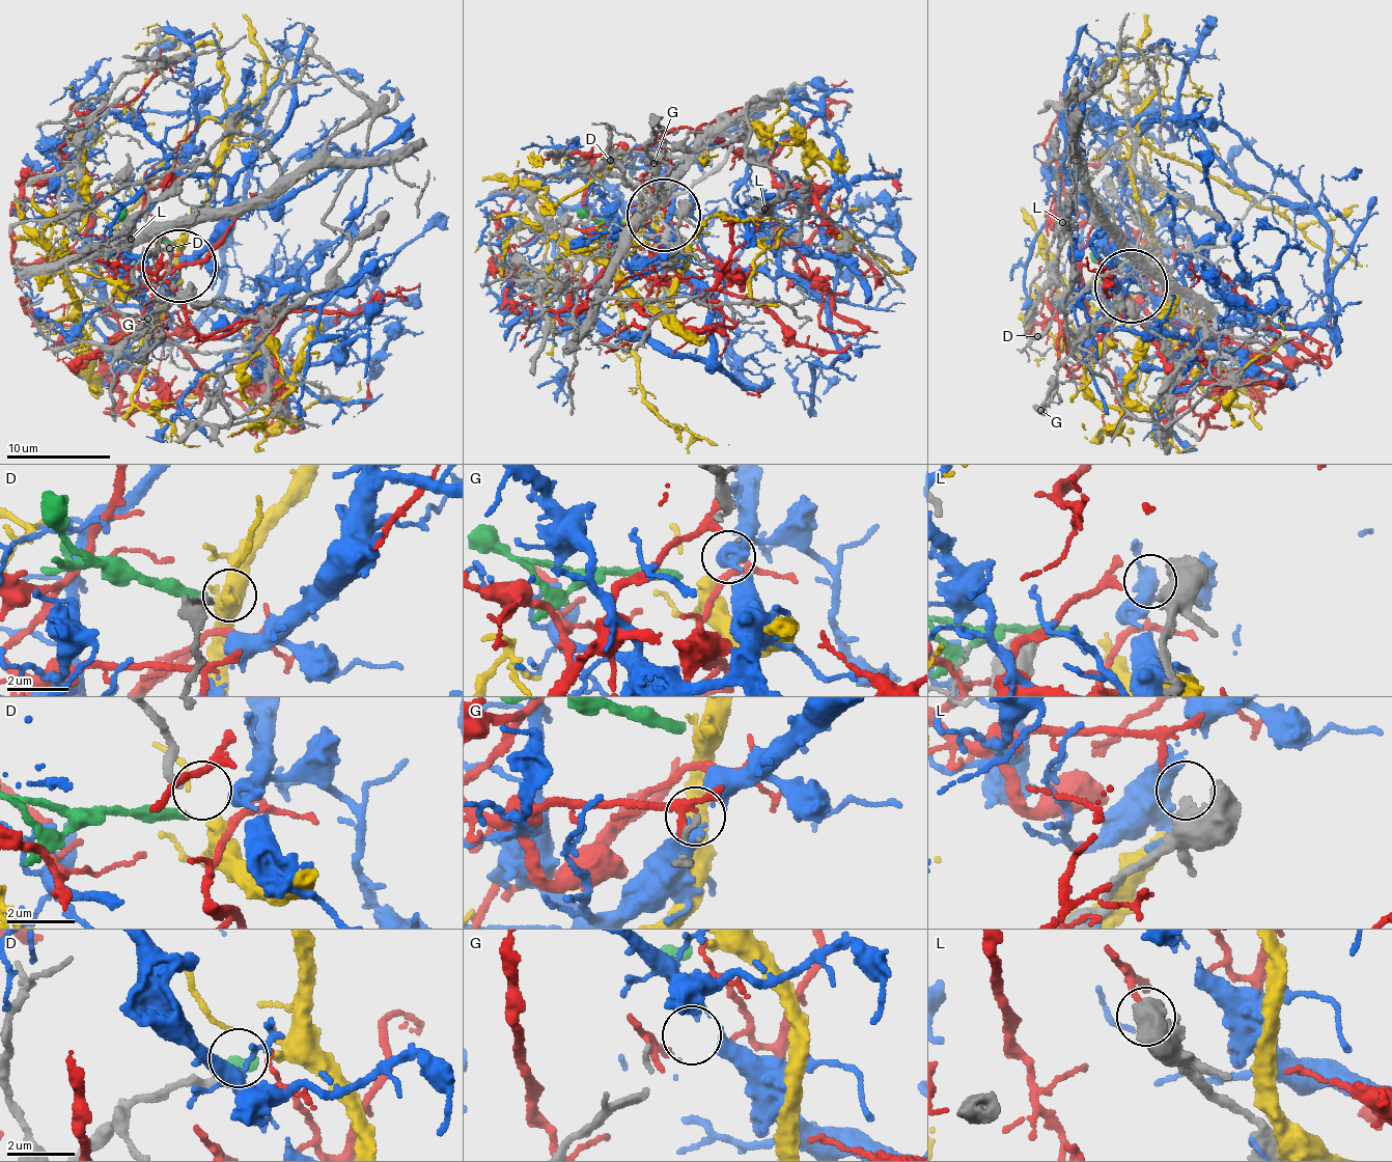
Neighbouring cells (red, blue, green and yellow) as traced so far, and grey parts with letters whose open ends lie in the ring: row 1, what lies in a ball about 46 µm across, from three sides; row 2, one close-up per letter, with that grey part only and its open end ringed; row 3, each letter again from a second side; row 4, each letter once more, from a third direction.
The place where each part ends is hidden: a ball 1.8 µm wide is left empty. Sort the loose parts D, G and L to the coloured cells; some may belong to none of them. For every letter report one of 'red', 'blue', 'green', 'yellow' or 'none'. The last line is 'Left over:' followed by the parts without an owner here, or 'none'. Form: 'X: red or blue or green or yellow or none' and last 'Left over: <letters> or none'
D: yellow
G: blue
L: none
Left over: L

